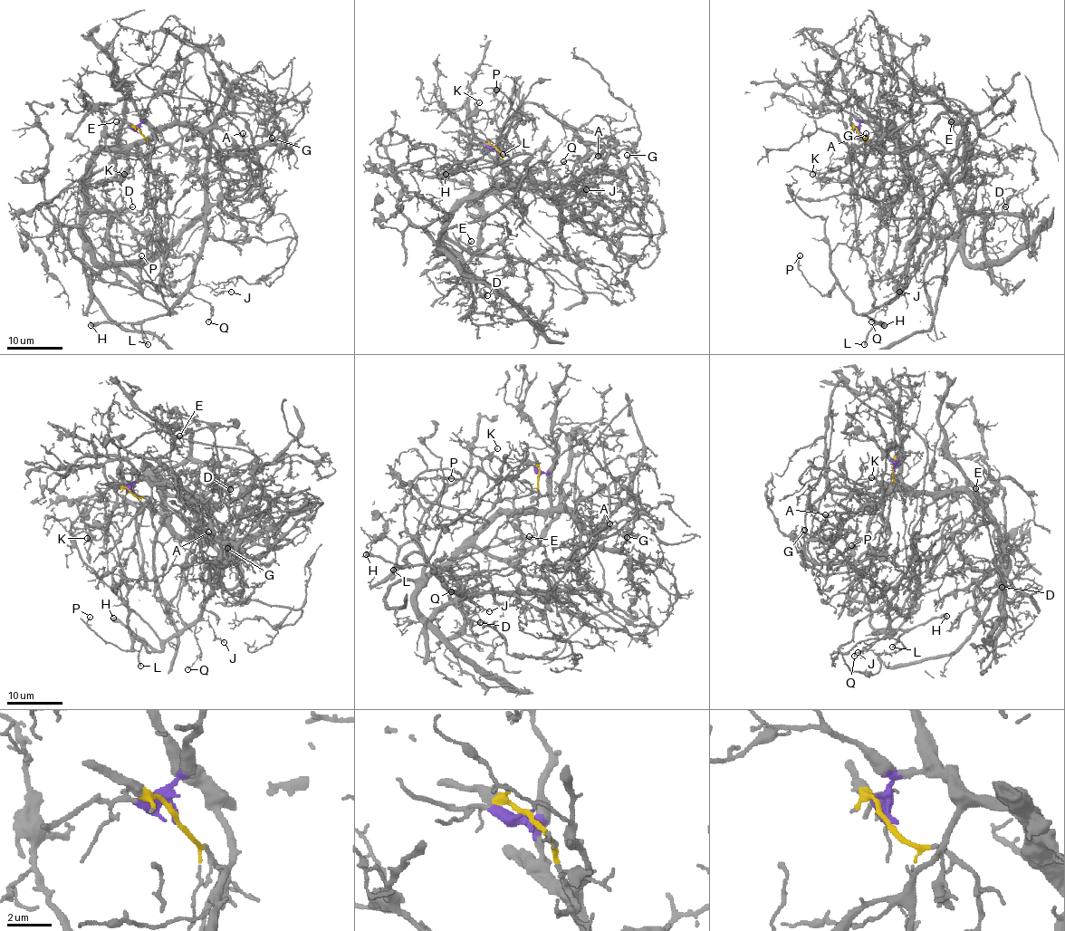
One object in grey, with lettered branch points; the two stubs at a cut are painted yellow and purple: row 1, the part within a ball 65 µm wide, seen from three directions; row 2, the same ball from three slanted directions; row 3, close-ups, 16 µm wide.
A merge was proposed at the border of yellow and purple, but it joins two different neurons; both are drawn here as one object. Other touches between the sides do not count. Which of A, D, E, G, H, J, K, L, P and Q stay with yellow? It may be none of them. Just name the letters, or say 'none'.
H, J, L, P, Q

